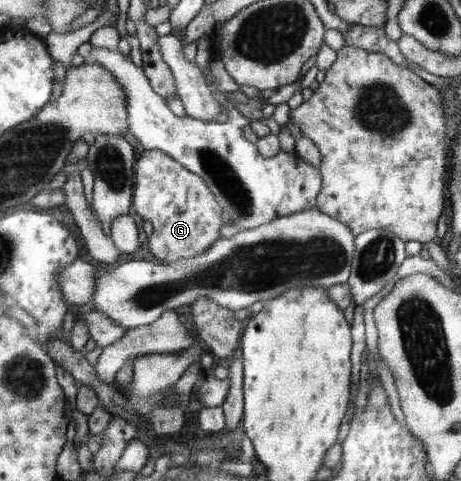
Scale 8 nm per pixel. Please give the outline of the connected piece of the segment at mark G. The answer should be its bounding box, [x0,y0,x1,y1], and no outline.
[133,148,224,263]

